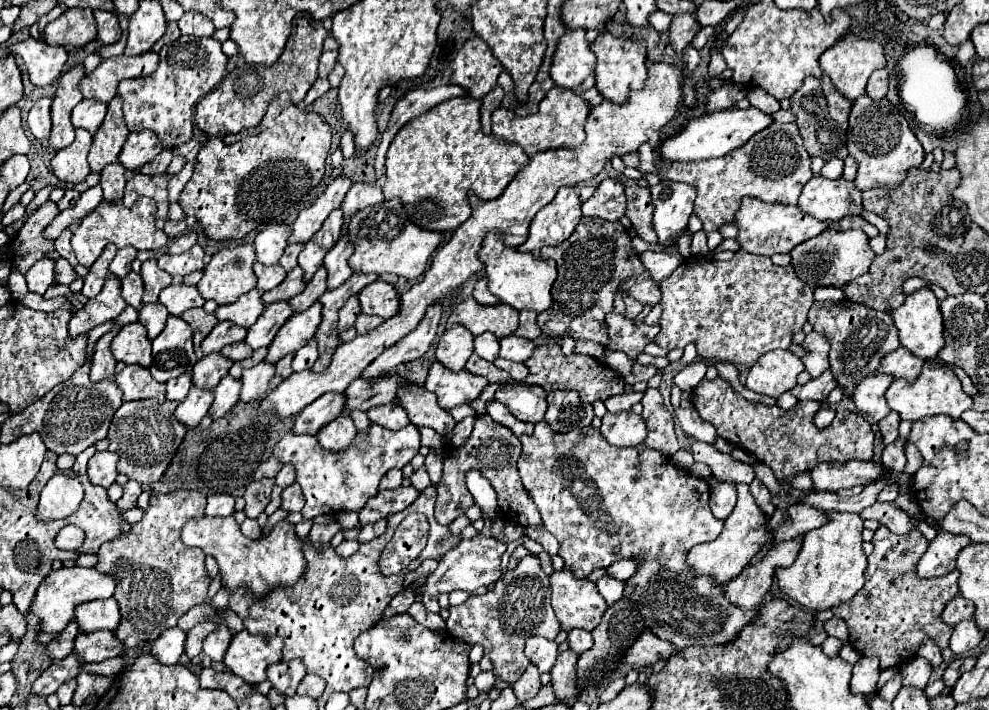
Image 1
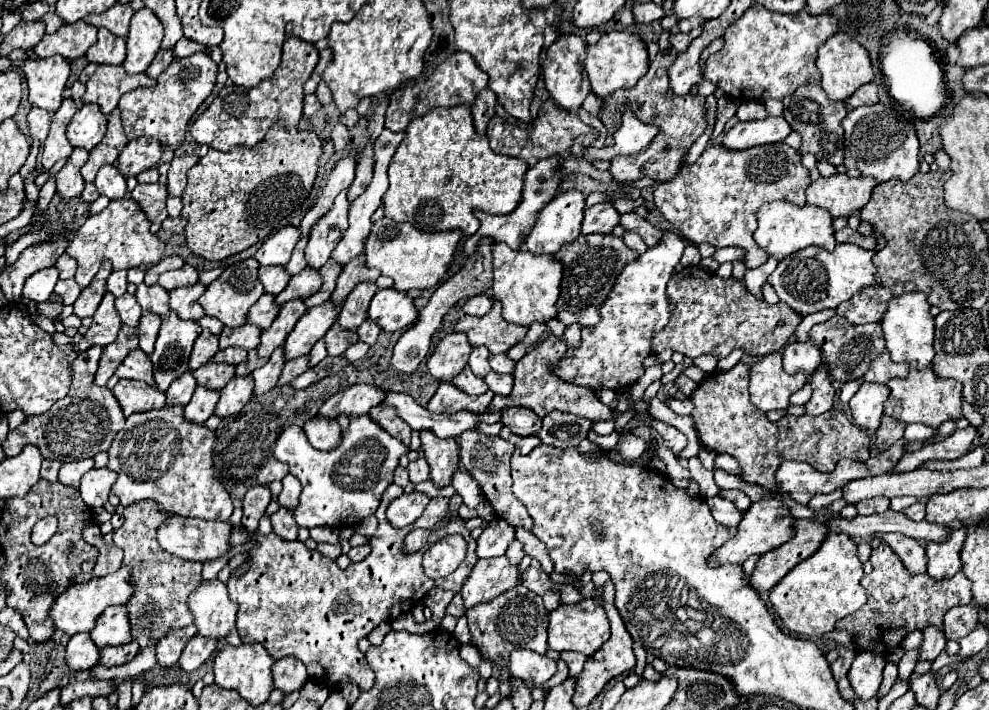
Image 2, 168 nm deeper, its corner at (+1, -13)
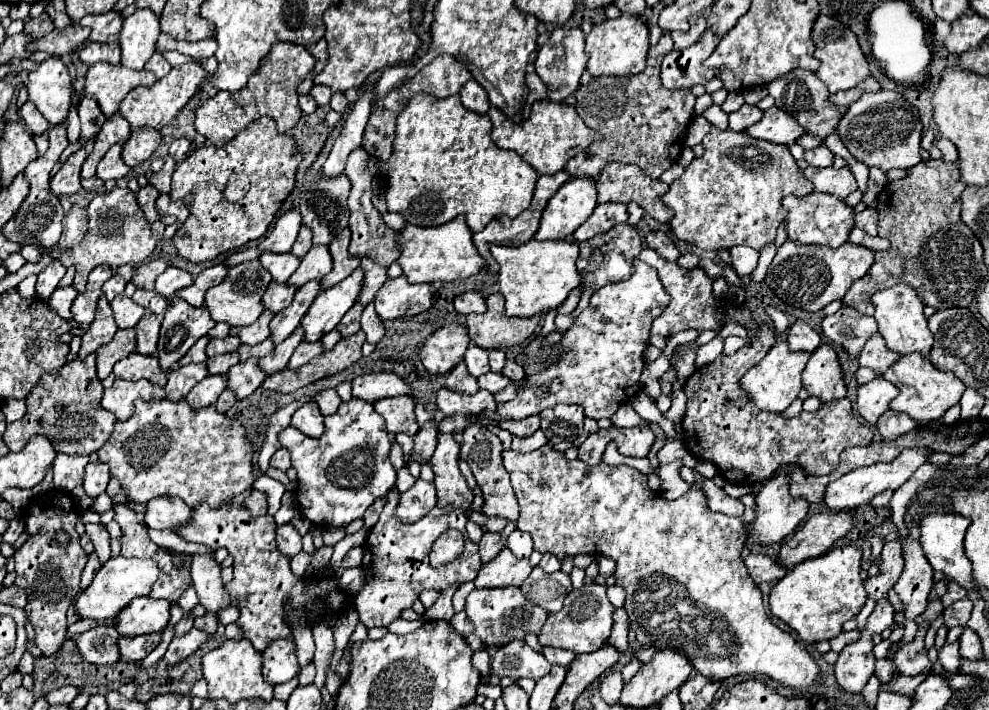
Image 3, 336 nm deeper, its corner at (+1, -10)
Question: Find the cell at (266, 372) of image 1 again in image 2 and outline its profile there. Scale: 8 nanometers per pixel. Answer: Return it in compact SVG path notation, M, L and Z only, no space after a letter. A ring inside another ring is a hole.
M276 348L276 350L272 352L270 360L268 360L262 368L256 368L256 370L252 372L252 376L254 376L254 394L256 394L256 396L260 396L260 394L264 394L264 392L268 392L270 388L276 386L284 362L286 362L286 358L284 358L284 348Z

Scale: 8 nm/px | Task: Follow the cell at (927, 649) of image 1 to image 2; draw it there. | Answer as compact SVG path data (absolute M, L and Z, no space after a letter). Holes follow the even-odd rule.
M924 626L922 628L924 640L922 640L922 652L920 652L920 660L934 660L946 646L946 636L940 628L936 626Z

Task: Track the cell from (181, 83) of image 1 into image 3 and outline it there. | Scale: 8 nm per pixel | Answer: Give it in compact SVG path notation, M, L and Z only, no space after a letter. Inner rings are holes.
M190 61L178 67L172 67L172 71L164 77L158 79L152 87L136 87L132 89L120 103L120 113L122 117L126 117L126 121L130 123L132 131L140 129L140 127L166 127L180 111L182 107L198 93L202 81L208 77L208 71L202 67L200 61Z

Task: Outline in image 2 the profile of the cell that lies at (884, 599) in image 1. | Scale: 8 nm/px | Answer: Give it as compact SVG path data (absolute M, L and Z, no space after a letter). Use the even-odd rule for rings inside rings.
M880 544L878 548L872 550L870 562L874 570L861 580L868 594L866 604L858 612L842 618L836 624L838 630L844 628L852 632L852 638L858 648L886 654L894 646L898 646L910 630L920 630L928 624L942 628L942 616L946 614L946 610L950 610L952 606L972 602L972 592L970 592L972 582L962 572L944 580L934 580L928 574L912 576L902 566L902 560L886 544Z

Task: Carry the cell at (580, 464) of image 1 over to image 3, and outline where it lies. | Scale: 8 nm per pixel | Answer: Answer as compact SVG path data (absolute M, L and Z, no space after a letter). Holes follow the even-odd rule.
M498 431L498 437L504 443L504 467L510 473L514 493L518 495L518 501L520 501L520 519L516 521L516 525L522 531L526 531L526 533L532 535L532 541L534 541L534 549L536 551L550 551L558 559L564 559L566 555L574 557L574 555L580 555L580 553L590 555L594 559L598 559L598 557L610 557L610 559L614 559L616 561L616 571L614 571L616 585L624 587L624 591L626 591L626 605L624 605L624 609L626 609L626 613L630 617L630 627L636 633L636 639L638 639L638 643L642 647L654 647L656 651L664 651L664 649L678 651L678 653L682 653L692 663L692 667L698 673L702 673L710 681L718 681L718 683L722 683L722 681L726 681L730 677L736 677L736 675L744 675L744 673L762 673L762 675L768 675L778 685L788 687L788 689L798 691L798 693L810 691L818 683L818 679L820 679L820 667L818 667L816 659L790 633L786 633L778 625L774 625L770 621L770 617L766 615L764 607L762 607L762 591L752 581L752 577L748 575L748 567L746 567L746 563L742 559L742 547L744 547L744 521L742 519L738 519L738 517L726 517L726 515L720 515L720 513L710 511L706 507L706 499L704 499L702 491L698 491L698 487L690 487L690 491L686 495L682 495L680 499L668 501L662 495L658 495L658 493L654 493L654 491L648 489L648 477L646 475L642 475L640 471L636 471L636 469L632 469L628 465L610 467L610 465L600 463L600 465L594 465L592 467L592 465L582 463L580 459L570 461L570 459L566 459L564 451L556 451L552 447L552 443L546 443L538 451L532 451L532 453L526 453L526 455L516 455L510 449L508 431L502 431L502 433Z

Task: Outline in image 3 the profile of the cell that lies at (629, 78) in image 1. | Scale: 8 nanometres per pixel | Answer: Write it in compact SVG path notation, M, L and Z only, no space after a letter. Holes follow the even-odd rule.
M622 13L618 19L608 19L594 25L592 33L586 37L586 53L590 53L588 73L592 77L600 75L636 75L646 67L648 57L648 27L640 19Z

